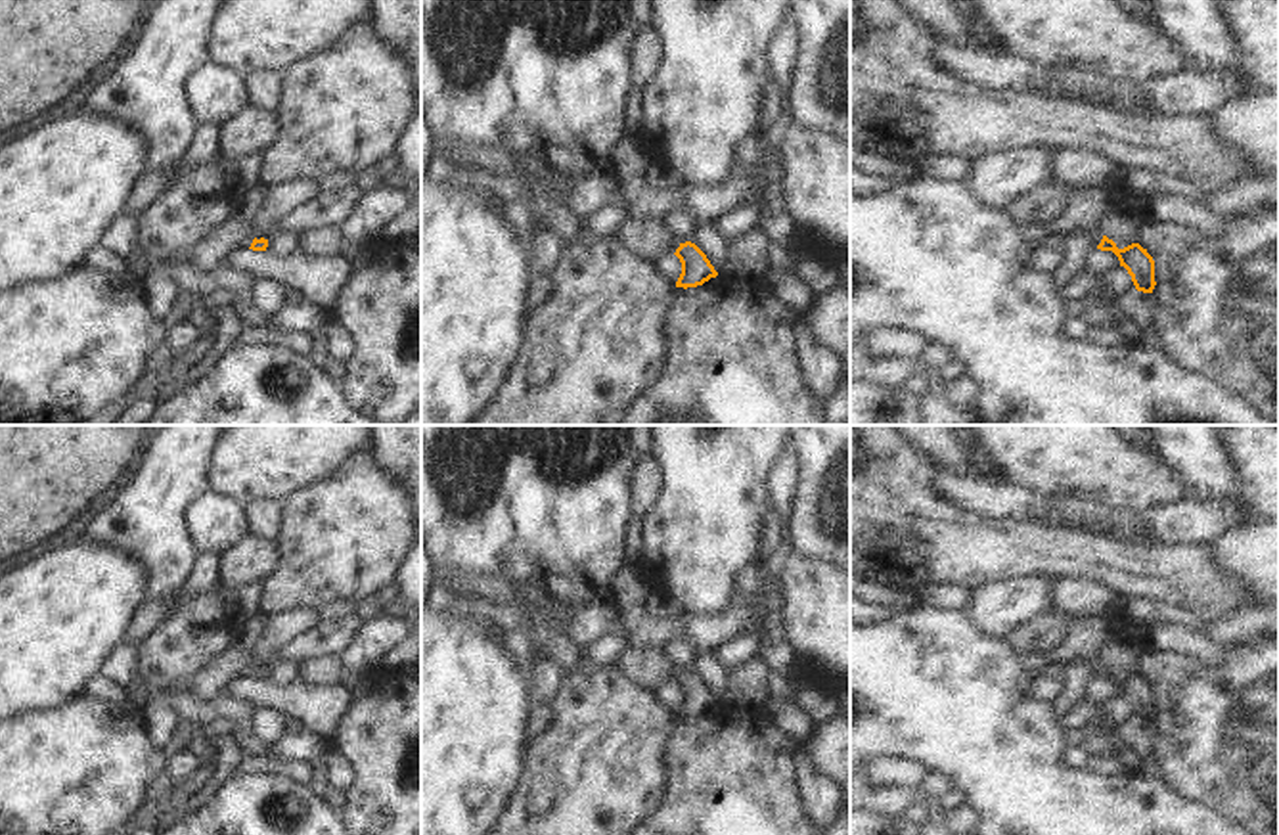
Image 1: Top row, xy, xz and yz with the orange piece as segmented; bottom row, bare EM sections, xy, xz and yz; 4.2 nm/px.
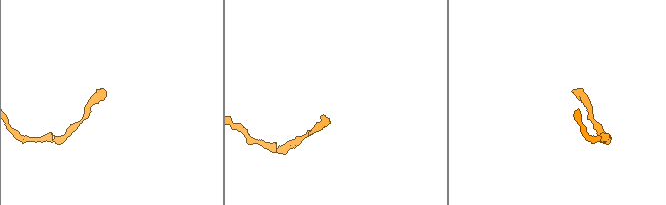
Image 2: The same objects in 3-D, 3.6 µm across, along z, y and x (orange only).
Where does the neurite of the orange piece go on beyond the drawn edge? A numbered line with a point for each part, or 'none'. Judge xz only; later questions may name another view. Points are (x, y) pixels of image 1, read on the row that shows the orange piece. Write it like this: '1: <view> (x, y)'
1: xz (648, 238)

